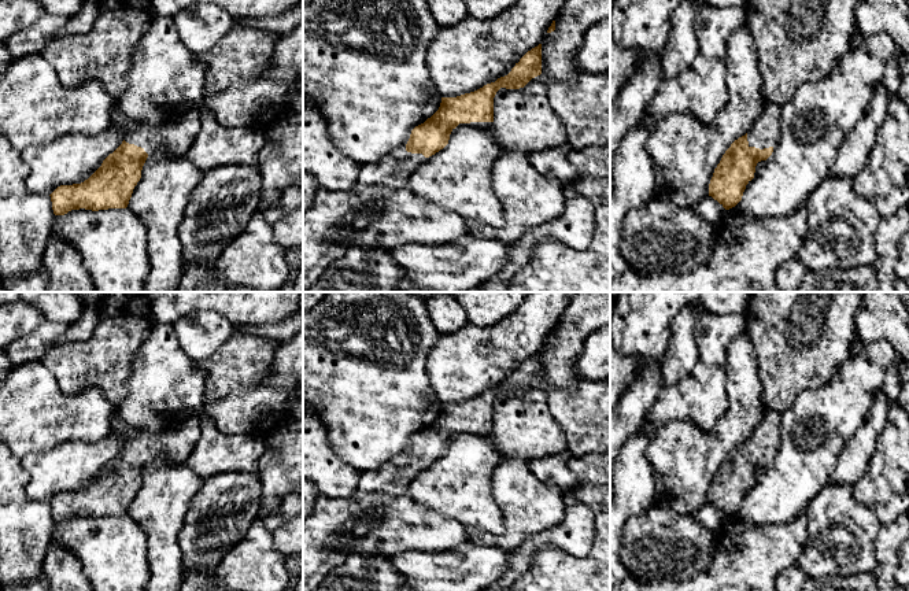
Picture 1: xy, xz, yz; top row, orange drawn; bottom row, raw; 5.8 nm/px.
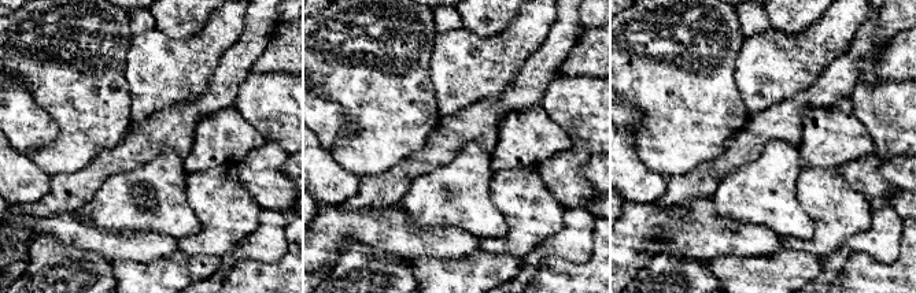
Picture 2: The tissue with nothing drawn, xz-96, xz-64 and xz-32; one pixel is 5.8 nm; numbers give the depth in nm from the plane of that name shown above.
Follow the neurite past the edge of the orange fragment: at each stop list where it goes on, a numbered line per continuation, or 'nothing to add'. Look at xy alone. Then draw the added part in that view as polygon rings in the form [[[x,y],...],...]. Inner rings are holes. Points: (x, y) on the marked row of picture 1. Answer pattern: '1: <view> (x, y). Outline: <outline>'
1: xy (177, 135). Outline: [[[115,101],[110,126],[122,129],[123,140],[141,147],[148,155],[159,149],[167,149],[173,156],[185,156],[199,133],[200,114],[197,108],[193,108],[160,126],[145,126],[130,122]]]

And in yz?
1: yz (765, 132). Outline: [[[765,101],[761,114],[747,132],[749,147],[760,149],[775,147],[780,138],[780,106]]]

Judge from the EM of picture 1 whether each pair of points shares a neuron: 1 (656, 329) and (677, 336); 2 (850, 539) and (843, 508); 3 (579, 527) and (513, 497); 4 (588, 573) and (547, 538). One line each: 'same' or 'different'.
1: different
2: same
3: different
4: different

